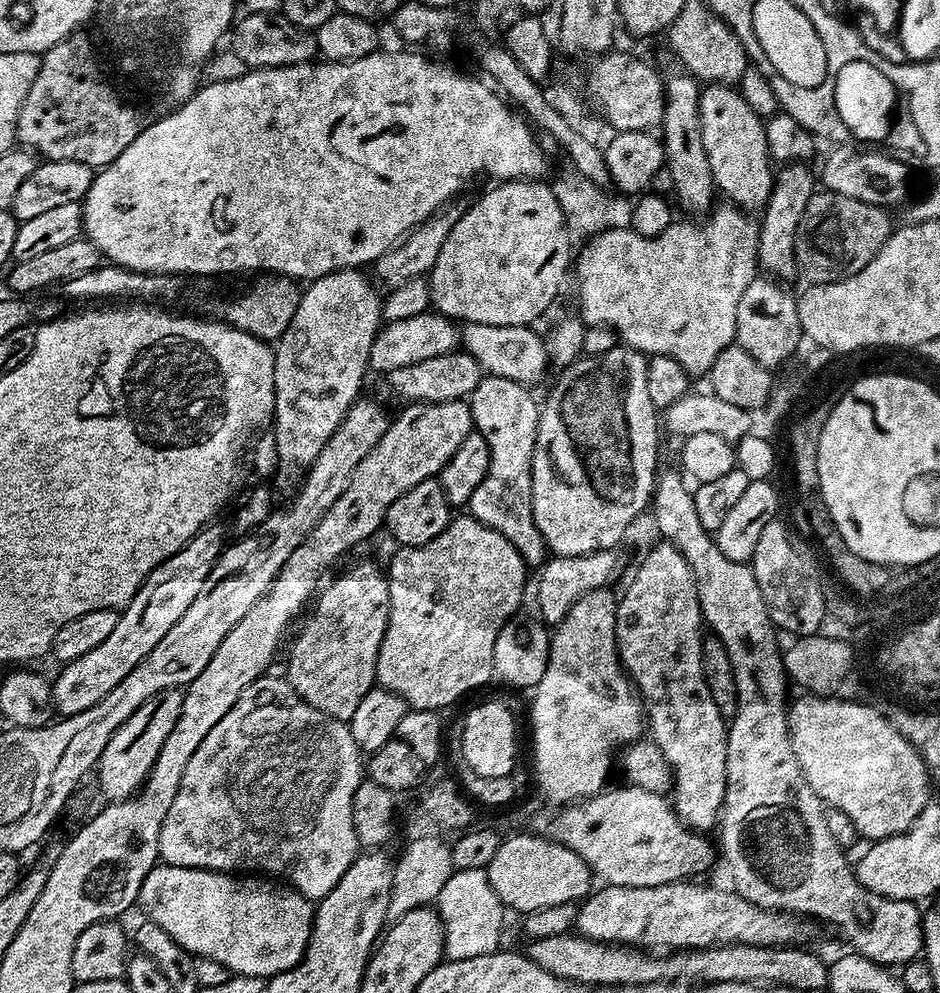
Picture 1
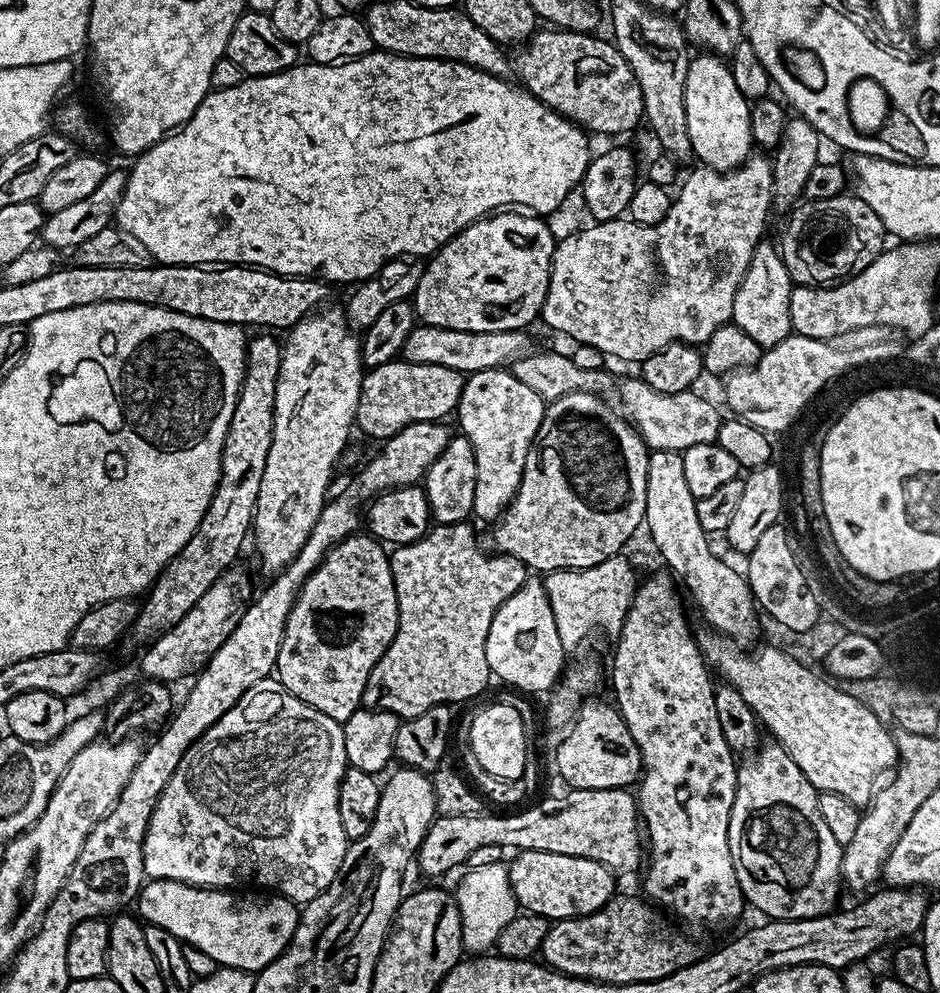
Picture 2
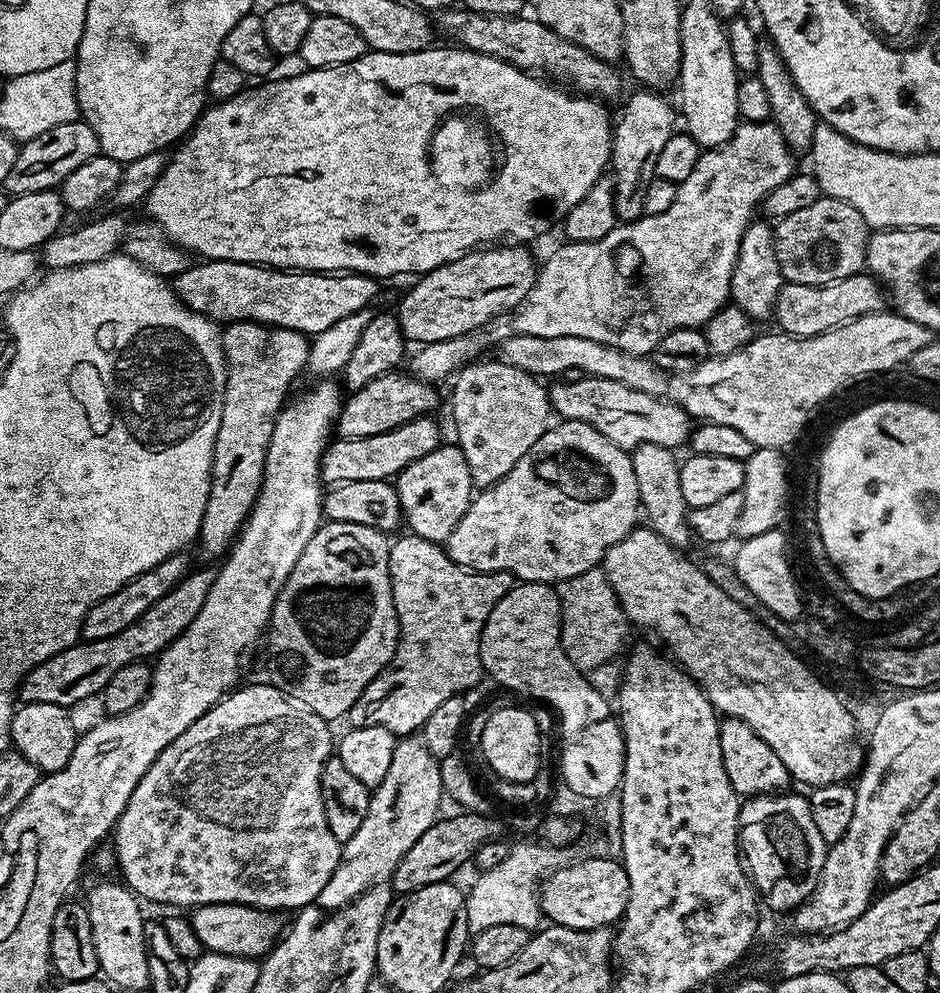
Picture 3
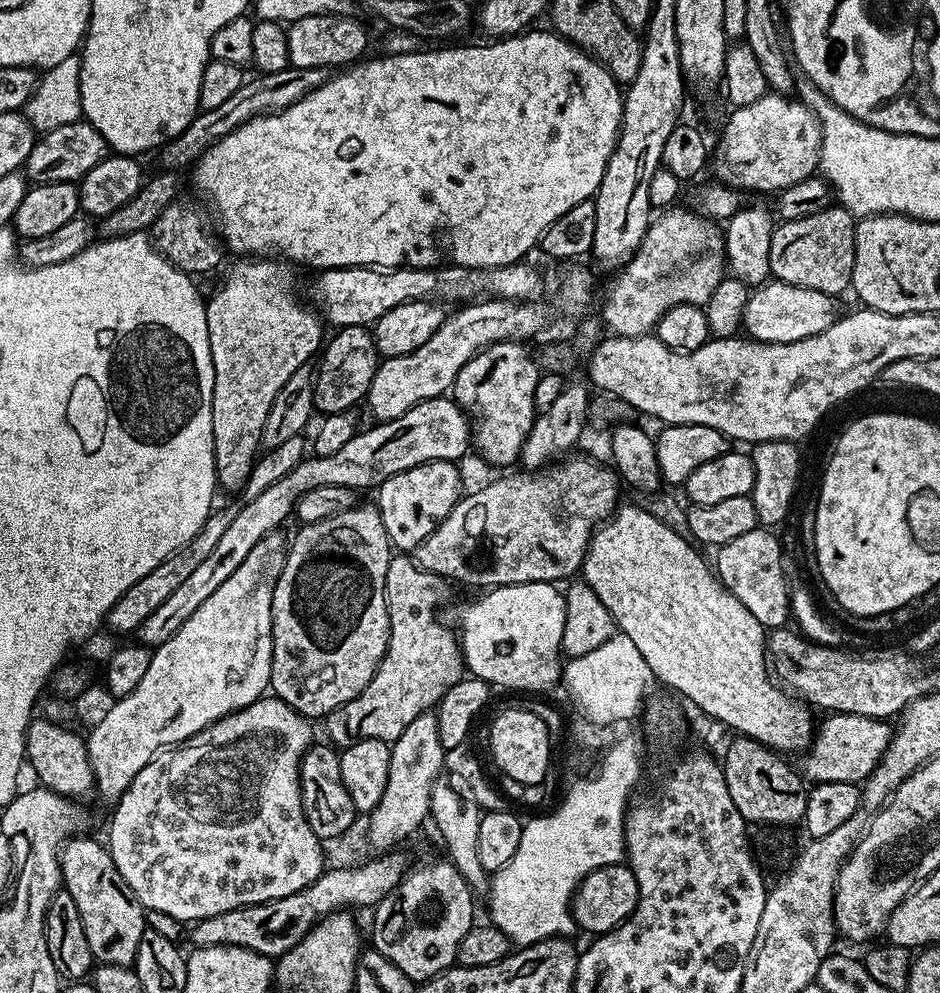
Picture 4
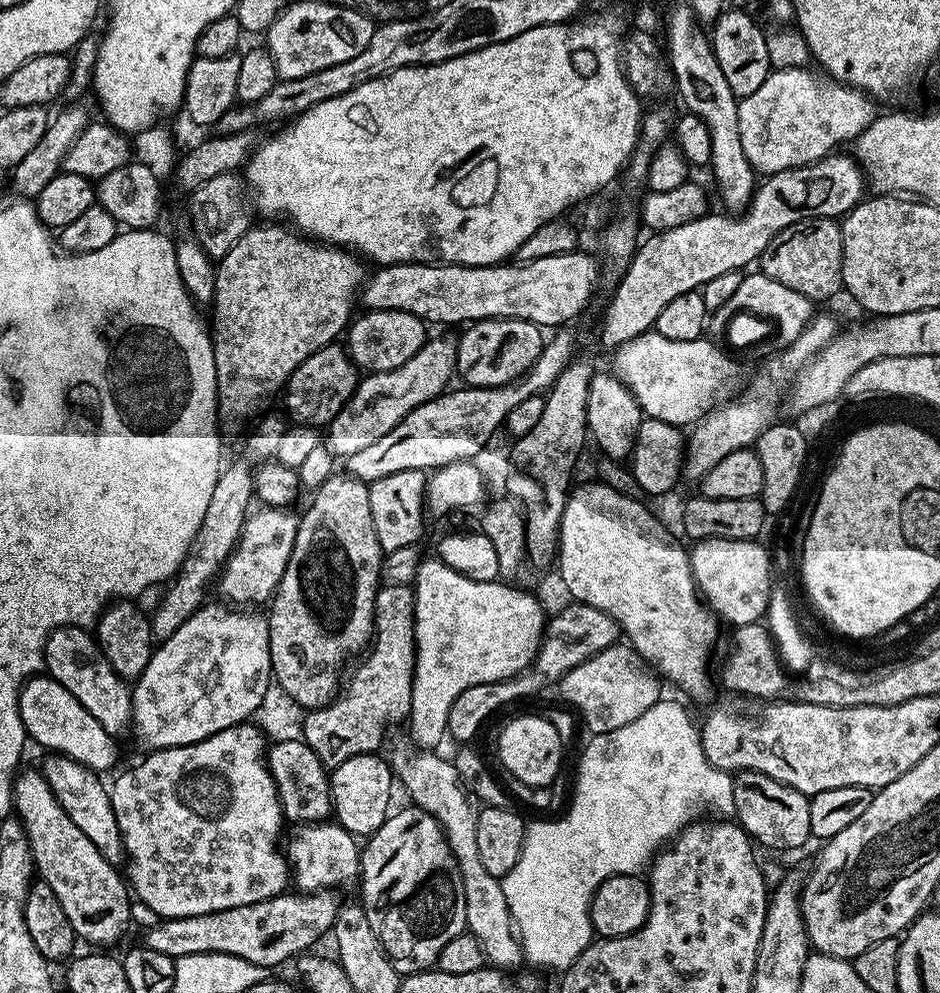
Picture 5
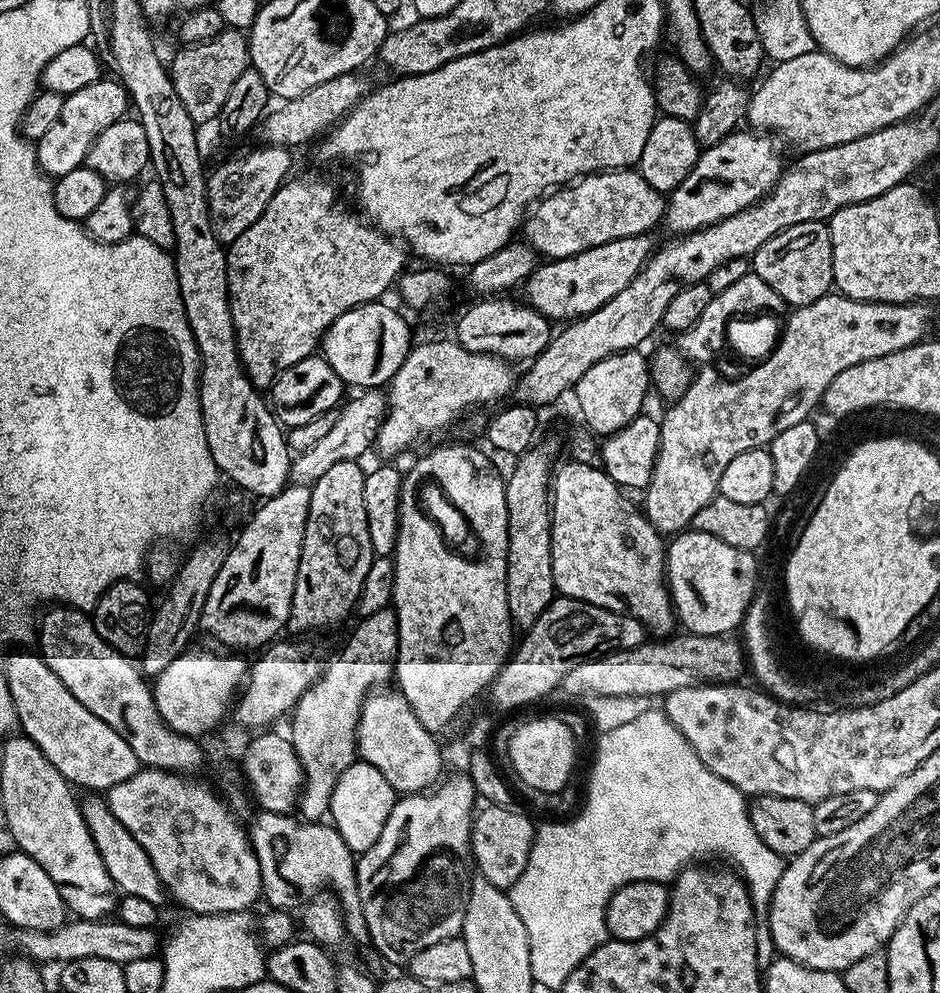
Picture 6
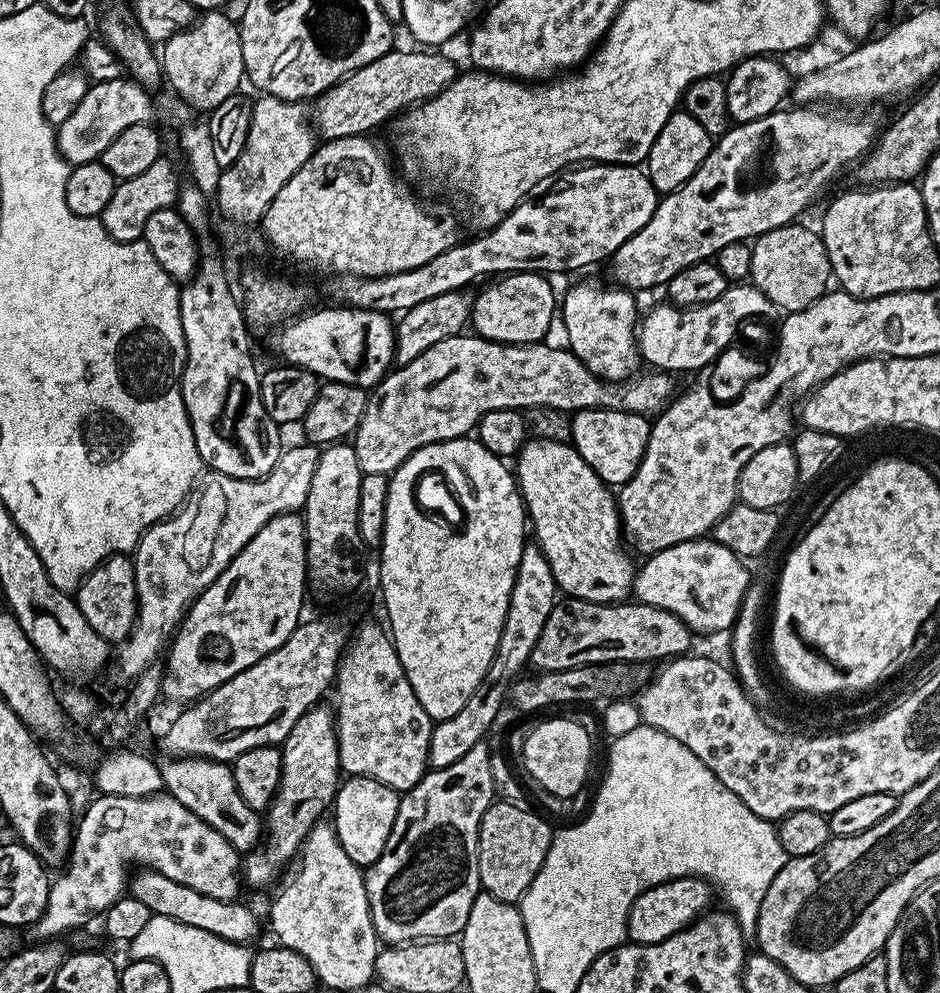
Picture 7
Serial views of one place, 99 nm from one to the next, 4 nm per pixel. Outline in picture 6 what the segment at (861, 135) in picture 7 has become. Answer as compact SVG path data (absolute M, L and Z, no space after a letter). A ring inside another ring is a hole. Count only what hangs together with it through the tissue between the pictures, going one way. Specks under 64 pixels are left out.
M737 130L721 144L701 151L687 180L667 197L666 225L672 234L687 234L717 224L751 208L771 193L782 175L777 141L756 130ZM648 234L618 238L570 258L541 263L532 277L524 281L523 299L529 308L538 310L549 322L571 322L581 316L589 316L610 302L614 294L622 294L622 290L626 290L626 286L630 286L630 282L634 282L638 273L644 270L654 251L652 238Z

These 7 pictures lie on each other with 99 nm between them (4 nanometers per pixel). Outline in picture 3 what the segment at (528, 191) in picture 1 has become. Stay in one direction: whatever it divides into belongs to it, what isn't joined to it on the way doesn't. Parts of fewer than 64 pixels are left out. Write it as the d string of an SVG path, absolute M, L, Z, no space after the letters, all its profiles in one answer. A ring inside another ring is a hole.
M481 246L465 253L464 256L459 256L449 264L439 264L434 270L423 273L417 279L420 281L400 300L398 319L400 329L404 331L405 341L417 340L415 343L423 346L453 340L483 329L493 320L499 320L501 316L513 312L523 302L526 294L530 294L534 286L537 271L537 262L532 259L529 249L524 246Z

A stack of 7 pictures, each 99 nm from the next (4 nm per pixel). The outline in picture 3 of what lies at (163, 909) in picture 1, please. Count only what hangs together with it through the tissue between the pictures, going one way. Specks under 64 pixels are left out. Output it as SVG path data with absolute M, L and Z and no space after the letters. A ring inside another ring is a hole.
M201 904L200 907L191 909L190 919L194 926L194 934L204 943L209 952L221 952L231 956L247 956L249 958L263 958L276 947L286 928L279 911L267 908L252 908L248 904Z

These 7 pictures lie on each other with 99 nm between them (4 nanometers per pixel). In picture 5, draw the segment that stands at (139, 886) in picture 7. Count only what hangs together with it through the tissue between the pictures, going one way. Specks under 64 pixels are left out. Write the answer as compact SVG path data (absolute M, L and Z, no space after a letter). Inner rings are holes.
M59 754L45 755L42 771L50 786L52 793L58 798L60 805L66 814L70 814L70 822L78 826L78 830L94 843L104 858L112 865L119 867L126 860L124 851L124 836L116 821L114 806L112 805L112 793L103 784L101 777L91 768L74 762L69 756Z

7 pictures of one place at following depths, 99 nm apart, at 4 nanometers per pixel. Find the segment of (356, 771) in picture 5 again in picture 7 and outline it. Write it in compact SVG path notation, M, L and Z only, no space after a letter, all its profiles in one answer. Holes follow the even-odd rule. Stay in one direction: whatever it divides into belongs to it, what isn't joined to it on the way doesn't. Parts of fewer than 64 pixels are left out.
M348 776L337 787L334 801L334 827L338 842L342 842L342 850L350 854L350 862L354 862L362 870L366 870L378 858L382 858L382 850L386 850L386 838L390 838L390 830L394 830L394 818L398 818L398 806L401 793L390 786L378 782L375 778L365 776Z

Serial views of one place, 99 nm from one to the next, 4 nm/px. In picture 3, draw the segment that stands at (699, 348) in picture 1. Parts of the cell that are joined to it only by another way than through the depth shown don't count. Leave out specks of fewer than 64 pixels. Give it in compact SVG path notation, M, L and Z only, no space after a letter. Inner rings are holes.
M740 123L734 130L734 134L725 144L701 151L698 162L690 174L690 178L686 178L681 184L676 185L674 202L663 214L658 214L657 216L643 215L638 220L617 223L616 227L609 230L606 235L592 242L564 243L560 249L551 255L548 261L539 265L536 273L536 281L530 290L530 294L526 294L526 298L513 312L509 312L507 316L501 316L499 320L493 320L483 330L477 330L469 335L459 336L453 340L443 340L442 342L434 342L433 344L425 344L417 347L415 349L417 352L412 356L411 375L429 382L441 382L440 380L444 379L447 381L449 377L459 372L465 364L473 359L473 352L478 351L479 348L484 348L487 344L492 343L492 345L495 345L499 341L510 338L511 336L517 336L518 334L534 334L538 338L558 338L559 336L590 338L594 342L602 342L611 348L621 348L623 352L629 352L635 356L647 357L652 349L658 346L658 342L662 342L662 338L666 338L666 334L670 334L670 330L700 328L718 309L729 303L732 295L732 275L734 274L734 266L736 265L736 259L742 246L742 234L746 234L746 230L751 226L758 209L763 205L766 194L770 194L770 190L774 190L774 186L782 186L782 182L786 182L794 175L792 156L793 153L786 146L786 142L782 138L782 134L777 130L775 123Z

